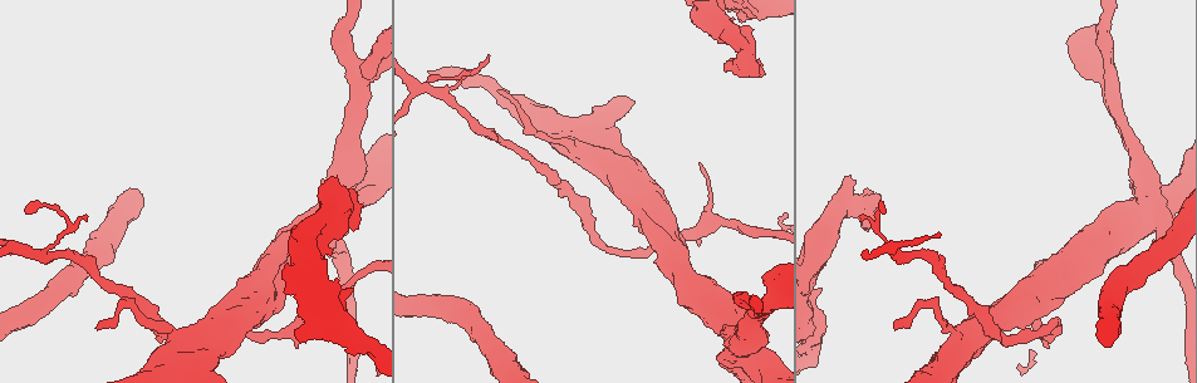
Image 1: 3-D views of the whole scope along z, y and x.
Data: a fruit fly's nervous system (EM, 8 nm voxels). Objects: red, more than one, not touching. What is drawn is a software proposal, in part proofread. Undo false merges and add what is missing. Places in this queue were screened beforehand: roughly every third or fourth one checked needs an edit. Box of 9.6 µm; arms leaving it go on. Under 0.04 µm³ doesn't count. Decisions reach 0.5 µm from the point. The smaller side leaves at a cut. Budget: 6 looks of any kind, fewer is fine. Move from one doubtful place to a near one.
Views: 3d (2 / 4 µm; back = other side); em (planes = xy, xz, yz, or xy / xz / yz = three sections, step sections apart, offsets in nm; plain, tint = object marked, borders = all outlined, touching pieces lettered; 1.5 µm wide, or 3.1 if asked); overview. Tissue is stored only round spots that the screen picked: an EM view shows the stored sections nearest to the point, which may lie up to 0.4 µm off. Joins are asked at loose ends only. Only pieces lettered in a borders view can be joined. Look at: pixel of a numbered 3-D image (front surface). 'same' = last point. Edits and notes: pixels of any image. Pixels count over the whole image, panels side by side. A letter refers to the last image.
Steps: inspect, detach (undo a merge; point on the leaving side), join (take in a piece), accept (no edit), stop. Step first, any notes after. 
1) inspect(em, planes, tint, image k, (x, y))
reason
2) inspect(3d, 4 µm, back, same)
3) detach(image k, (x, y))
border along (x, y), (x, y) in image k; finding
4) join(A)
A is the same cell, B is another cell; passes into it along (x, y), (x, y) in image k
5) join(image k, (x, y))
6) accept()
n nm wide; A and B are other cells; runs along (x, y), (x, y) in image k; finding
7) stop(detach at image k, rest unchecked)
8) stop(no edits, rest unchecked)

inspect(3d, 4 µm, image 1, (219, 360))

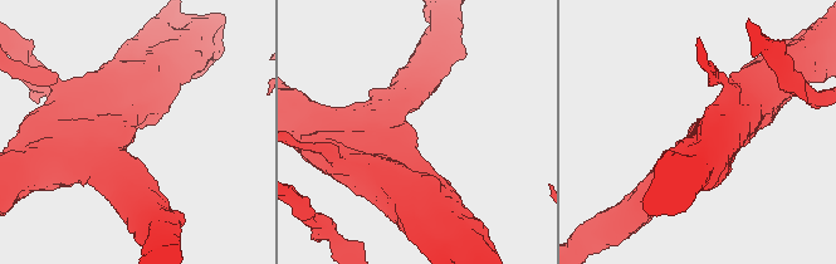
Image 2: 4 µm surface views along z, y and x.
inspect(em, planes, tint, image 2, (413, 129))

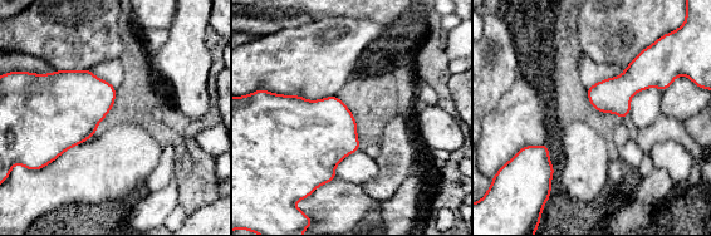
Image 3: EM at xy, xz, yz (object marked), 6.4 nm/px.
inspect(em, planes, borders, same)
what lies round it

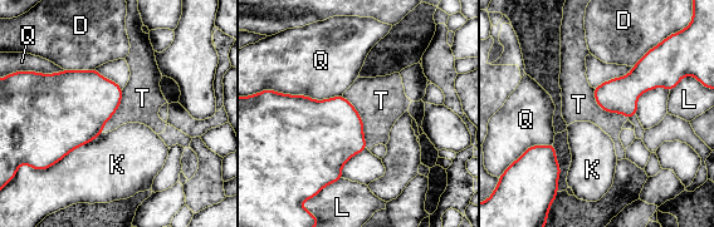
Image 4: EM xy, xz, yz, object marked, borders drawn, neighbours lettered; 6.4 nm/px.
accept()
D, K, L, Q and T are other cells; border along (342, 95), (362, 121), (367, 148) in image 4; none of them fits

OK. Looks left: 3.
inspect(em, xy, step 4, borders, image 1, (351, 291))
stops while still wide

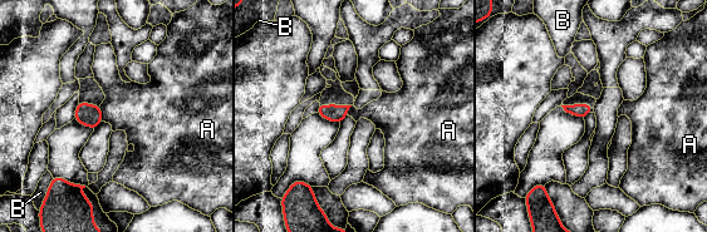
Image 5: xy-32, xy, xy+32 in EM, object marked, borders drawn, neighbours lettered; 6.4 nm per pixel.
inspect(em, planes, borders, same)

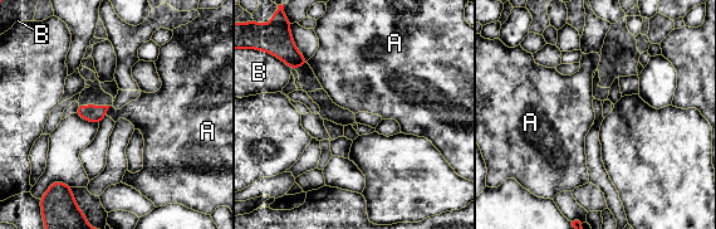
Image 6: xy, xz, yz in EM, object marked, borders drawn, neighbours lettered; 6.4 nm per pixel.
accept()
A and B are other cells; border along (111, 106), (106, 115) in image 6; no lettered piece goes on from it

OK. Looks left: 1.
stop(no edits, rest unchecked)

